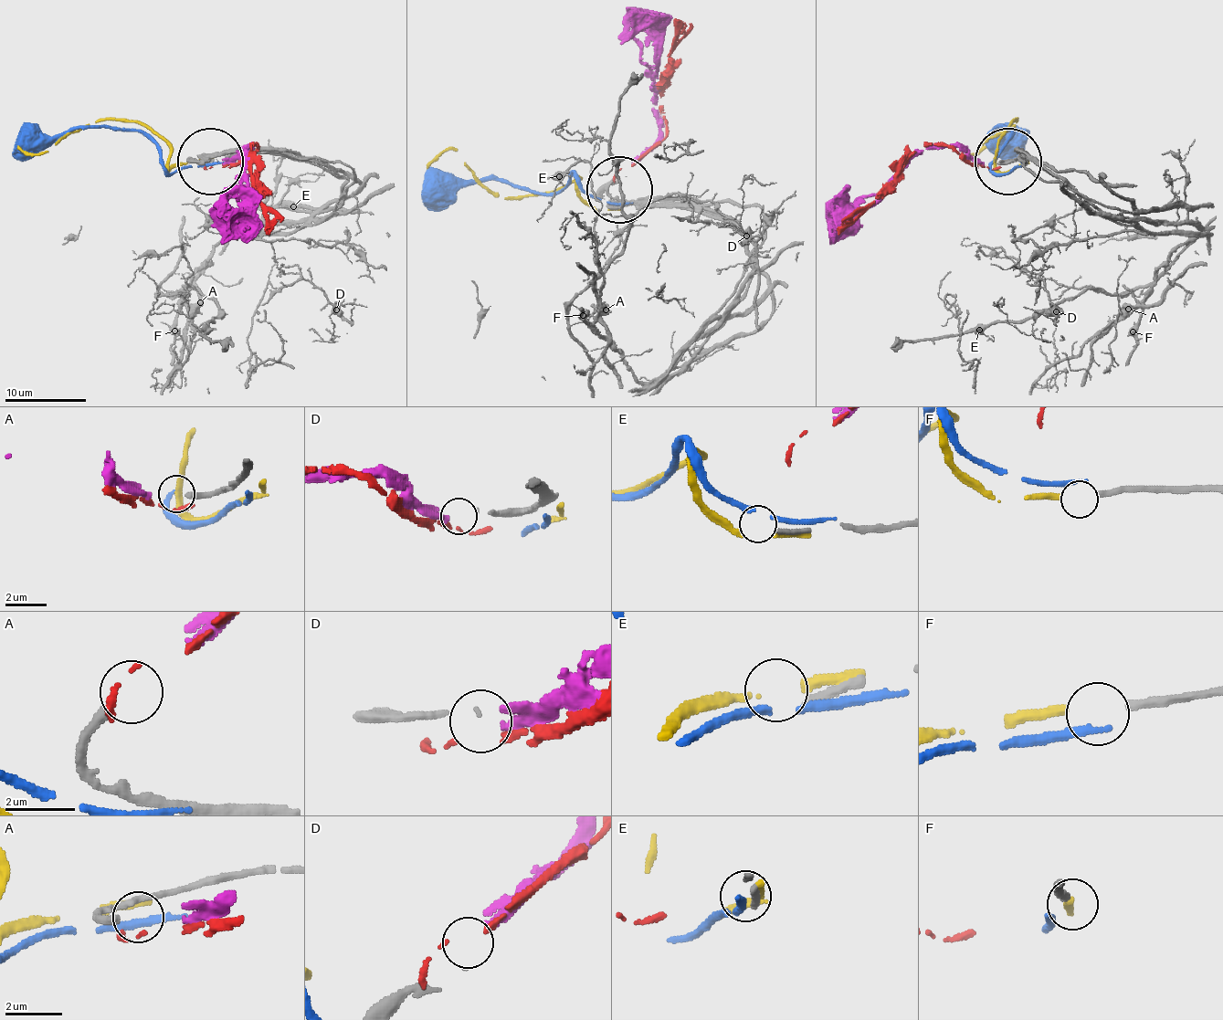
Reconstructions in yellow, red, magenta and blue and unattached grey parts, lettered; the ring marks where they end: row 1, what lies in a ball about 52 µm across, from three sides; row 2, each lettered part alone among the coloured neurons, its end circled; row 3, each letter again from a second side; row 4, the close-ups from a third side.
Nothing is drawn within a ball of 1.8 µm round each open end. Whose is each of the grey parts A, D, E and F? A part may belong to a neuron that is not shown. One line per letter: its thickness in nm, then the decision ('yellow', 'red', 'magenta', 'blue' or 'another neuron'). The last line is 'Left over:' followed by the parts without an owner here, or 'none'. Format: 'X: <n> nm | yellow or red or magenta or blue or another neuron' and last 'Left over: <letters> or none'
A: 280 nm | another neuron
D: 40 nm | magenta
E: 260 nm | another neuron
F: 280 nm | yellow
Left over: A, E

